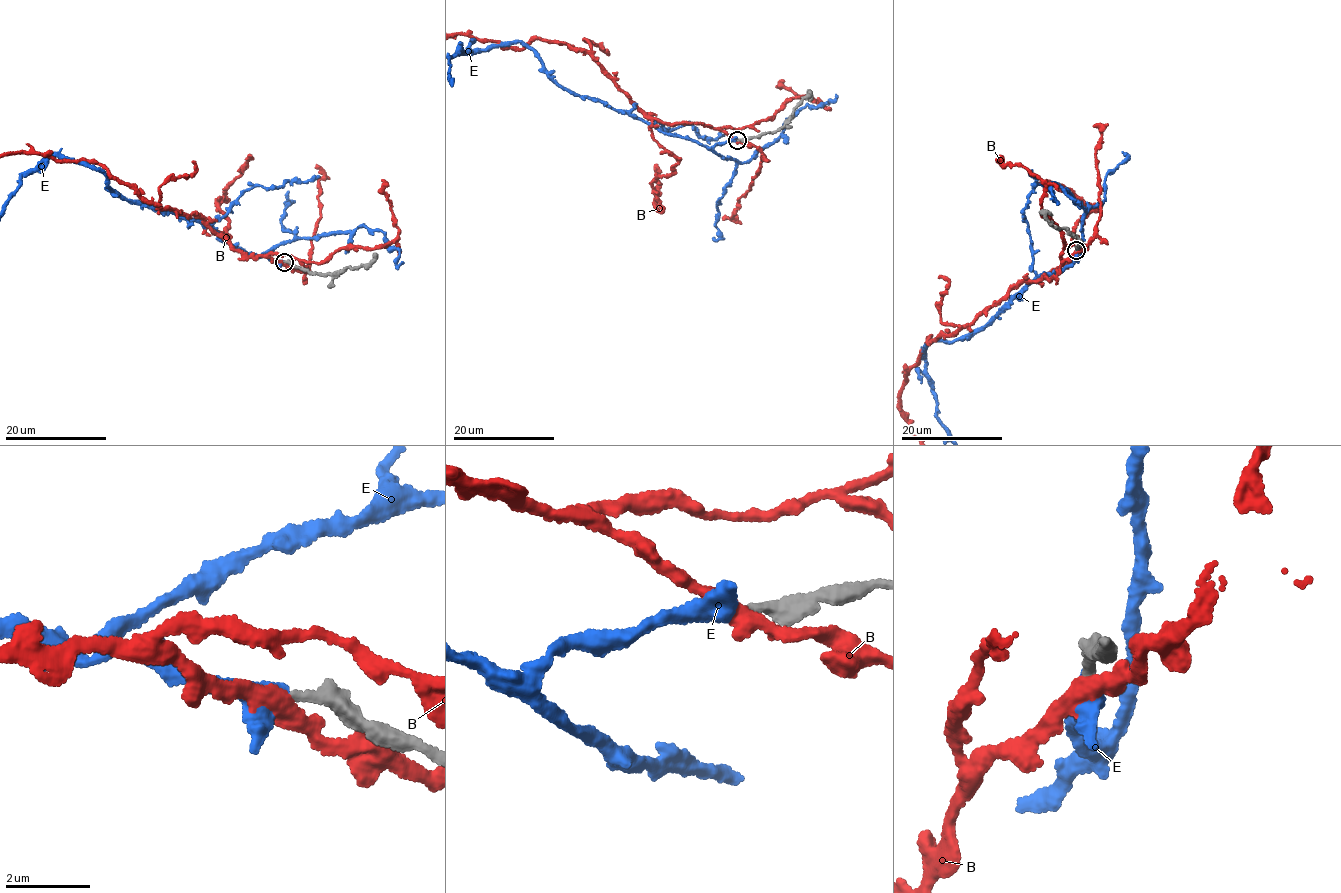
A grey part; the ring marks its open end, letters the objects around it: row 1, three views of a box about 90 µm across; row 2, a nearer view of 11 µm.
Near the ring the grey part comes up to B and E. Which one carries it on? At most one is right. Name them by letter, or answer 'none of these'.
E

